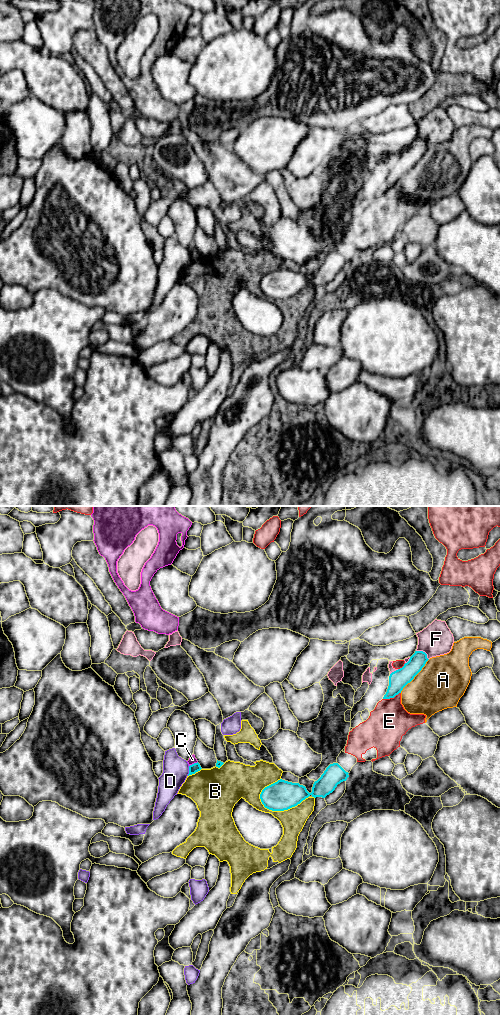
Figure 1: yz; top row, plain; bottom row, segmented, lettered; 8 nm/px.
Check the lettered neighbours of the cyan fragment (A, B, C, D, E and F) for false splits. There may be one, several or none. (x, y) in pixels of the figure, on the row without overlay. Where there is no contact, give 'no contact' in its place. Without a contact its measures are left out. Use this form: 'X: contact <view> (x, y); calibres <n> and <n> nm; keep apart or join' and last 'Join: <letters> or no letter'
A: contact yz (415, 163); calibres 150 and 380 nm; keep apart
B: contact yz (280, 298); calibres 240 and 190 nm; keep apart
C: contact yz (194, 251); calibres 70 and 60 nm; keep apart
D: contact yz (189, 259); calibres 70 and 200 nm; keep apart
E: contact yz (391, 185); calibres 150 and 320 nm; keep apart
F: contact yz (424, 140); calibres 140 and 260 nm; keep apart
Join: no letter

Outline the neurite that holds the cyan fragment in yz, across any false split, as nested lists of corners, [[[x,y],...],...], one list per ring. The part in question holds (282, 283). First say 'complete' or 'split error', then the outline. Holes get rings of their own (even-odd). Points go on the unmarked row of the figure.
complete | [[[338,251],[330,252],[321,265],[314,270],[312,280],[309,281],[305,274],[285,268],[265,275],[260,287],[265,296],[272,299],[284,299],[297,294],[310,283],[314,286],[325,286],[332,281],[338,272],[346,269],[349,265]]]

